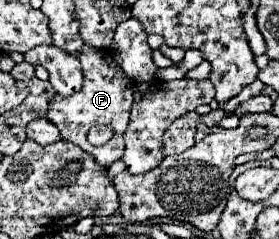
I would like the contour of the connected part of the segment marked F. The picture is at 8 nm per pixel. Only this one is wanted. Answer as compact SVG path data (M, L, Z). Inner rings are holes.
M85 45L85 53L81 53L79 61L81 61L81 67L85 73L85 85L83 85L81 93L75 93L73 97L67 97L67 99L61 99L57 95L53 99L53 105L49 107L47 119L59 127L61 137L65 141L71 141L71 143L79 145L81 149L85 149L101 165L111 165L113 161L121 159L123 149L125 149L123 131L125 131L125 125L129 123L129 111L133 105L133 89L131 89L133 81L129 81L129 77L125 77L125 73L121 73L121 67L117 65L117 61L111 57L109 51L91 49L89 45ZM93 125L109 125L115 131L115 137L103 147L93 147L87 141L87 131Z

